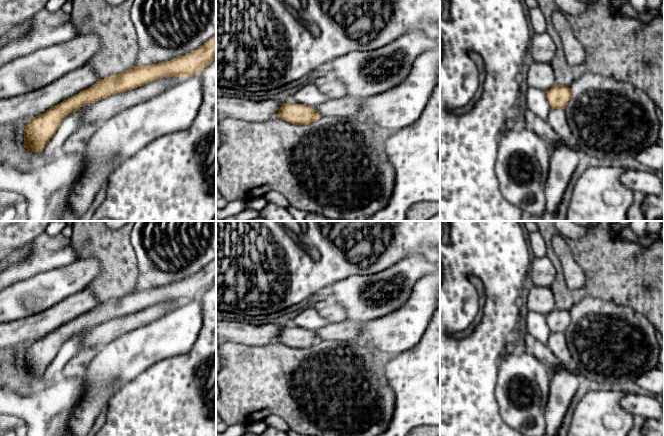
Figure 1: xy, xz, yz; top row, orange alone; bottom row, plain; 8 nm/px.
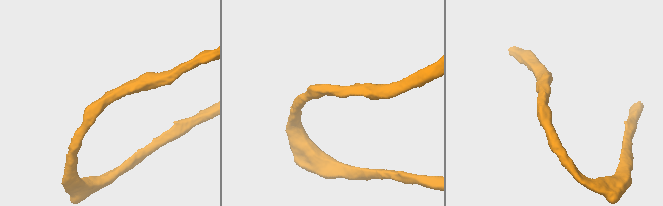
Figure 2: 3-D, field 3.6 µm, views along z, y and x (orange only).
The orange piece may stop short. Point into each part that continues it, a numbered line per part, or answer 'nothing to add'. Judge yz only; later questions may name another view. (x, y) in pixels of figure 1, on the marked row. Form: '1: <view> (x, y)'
nothing to add

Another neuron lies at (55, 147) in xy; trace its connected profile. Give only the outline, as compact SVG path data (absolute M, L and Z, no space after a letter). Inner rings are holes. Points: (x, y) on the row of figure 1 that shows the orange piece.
M92 103L86 104L75 112L67 115L61 122L59 128L53 137L49 140L43 150L43 156L39 162L49 161L64 153L64 144L66 140L78 130L85 111L92 106Z

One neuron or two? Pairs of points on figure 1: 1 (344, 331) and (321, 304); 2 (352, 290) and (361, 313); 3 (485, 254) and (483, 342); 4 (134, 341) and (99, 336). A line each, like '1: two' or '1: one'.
1: one
2: one
3: one
4: two

